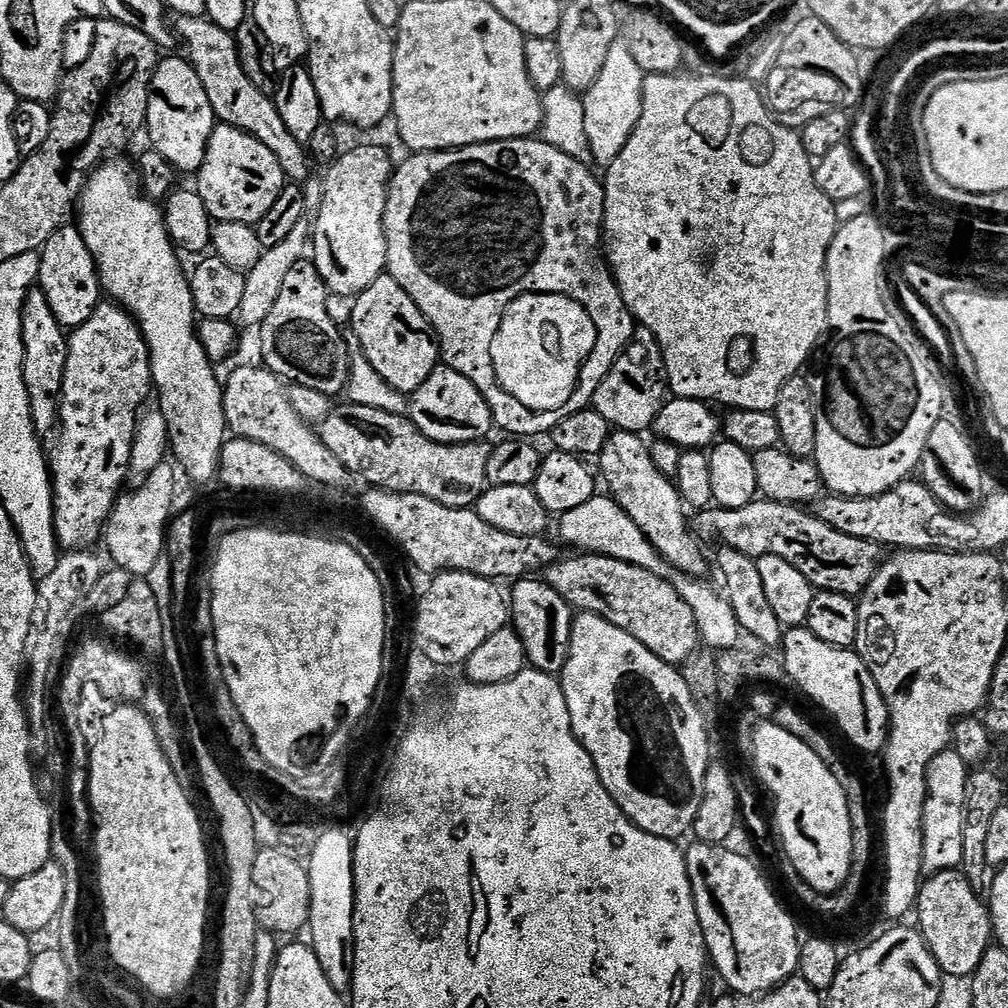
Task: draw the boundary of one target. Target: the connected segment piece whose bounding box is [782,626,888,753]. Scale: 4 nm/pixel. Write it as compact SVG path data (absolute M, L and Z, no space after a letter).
M807 627L790 628L782 636L782 663L787 672L787 679L797 684L834 723L840 727L840 732L860 752L879 753L883 749L888 737L888 708L880 696L864 664L860 661L860 655L855 650L847 648L835 648L808 631Z

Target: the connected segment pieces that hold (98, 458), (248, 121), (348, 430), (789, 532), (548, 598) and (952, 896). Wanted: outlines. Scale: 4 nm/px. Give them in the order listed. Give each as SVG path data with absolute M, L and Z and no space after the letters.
M101 302L96 305L92 316L85 324L71 329L70 335L66 340L68 357L64 363L64 376L60 382L60 404L58 407L58 429L60 433L56 436L56 445L50 452L50 483L52 486L52 526L56 533L56 542L64 550L84 550L89 547L88 542L94 538L101 537L103 528L112 515L113 507L118 499L118 491L122 484L125 474L129 471L129 462L132 450L133 434L136 429L138 413L141 411L140 403L147 398L148 392L153 391L152 382L152 361L148 358L148 345L145 344L140 329L134 323L131 316L124 311L123 307L117 306L112 302Z
M185 16L175 22L177 23L174 24L175 35L179 43L181 40L185 50L188 51L186 59L196 71L198 82L202 84L202 90L206 92L206 98L210 100L210 106L214 110L217 121L234 126L258 138L258 142L262 142L266 150L276 155L285 177L289 181L300 182L296 180L308 174L308 156L304 153L305 145L296 140L286 130L286 124L282 122L282 118L278 118L275 99L251 84L246 70L240 64L235 35L214 26L207 18Z
M342 403L333 407L322 425L322 439L326 450L346 466L353 477L365 480L373 489L383 489L385 492L398 492L421 495L441 503L442 506L452 508L471 509L479 500L481 492L486 488L486 462L490 451L489 445L484 442L474 444L443 444L426 438L412 425L407 415L395 416L382 410L374 410L370 406L361 404Z
M757 498L746 506L738 506L738 510L712 506L697 511L695 516L694 532L697 537L705 536L712 540L717 536L723 547L733 548L753 558L782 558L782 562L788 562L794 570L798 570L798 574L807 578L816 590L859 597L878 567L877 545L868 540L850 538L850 534L838 534L838 530L826 526L814 514L794 504Z
M521 578L511 586L512 594L509 593L508 596L510 622L518 642L522 645L527 663L537 672L557 675L563 671L567 660L563 647L569 640L574 619L573 609L541 579Z
M960 870L931 873L919 887L914 907L915 923L944 976L971 977L993 943L991 915L985 901L981 897L979 900L976 894Z

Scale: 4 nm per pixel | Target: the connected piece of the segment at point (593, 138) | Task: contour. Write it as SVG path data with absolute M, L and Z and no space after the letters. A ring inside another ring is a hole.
M614 42L608 48L598 78L583 95L584 132L593 161L606 166L621 152L641 117L641 94L645 73L634 62L625 43Z

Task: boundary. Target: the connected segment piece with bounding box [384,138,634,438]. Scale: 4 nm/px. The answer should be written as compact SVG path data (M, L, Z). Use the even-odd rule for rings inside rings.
M541 138L495 140L409 157L401 164L399 161L392 179L388 181L388 201L384 210L384 237L388 247L386 272L419 306L431 331L437 336L438 352L447 367L453 368L480 389L482 398L486 400L486 388L490 382L486 346L494 346L494 340L500 334L500 318L506 318L508 308L514 304L504 300L508 300L508 296L516 296L516 292L524 292L524 288L530 288L530 294L534 292L536 298L579 302L582 314L588 318L594 338L592 350L584 356L584 364L592 372L582 374L582 384L584 380L588 380L588 384L584 384L584 388L561 412L521 420L515 413L507 412L499 395L489 389L488 408L492 411L492 422L497 429L505 428L508 431L505 433L516 438L536 438L532 436L539 432L551 433L555 424L575 412L585 411L591 405L592 395L612 366L614 356L608 350L613 348L615 338L620 344L626 343L634 325L602 255L603 183L591 172L592 168L587 163L575 160ZM590 358L600 360L596 368L589 366Z

